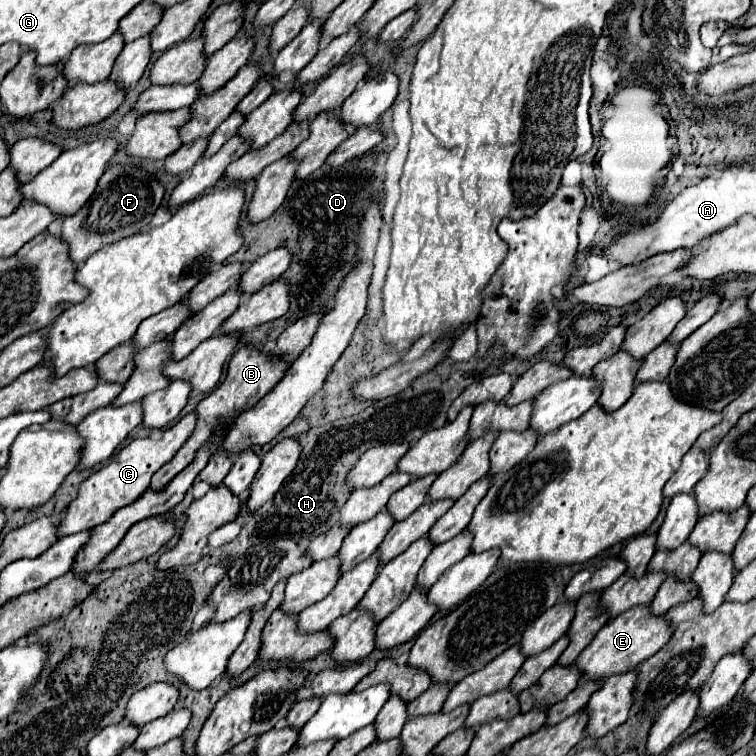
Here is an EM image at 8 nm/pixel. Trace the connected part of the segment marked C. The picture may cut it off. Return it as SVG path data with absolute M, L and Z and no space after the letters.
M188 414L184 416L178 424L174 424L172 428L164 430L160 436L156 438L136 438L132 440L126 448L122 448L108 464L104 464L100 470L96 470L94 474L90 474L78 488L78 496L68 504L64 516L58 522L58 530L56 536L68 536L68 534L78 534L84 530L90 530L98 524L108 522L108 518L112 518L112 514L128 504L132 504L140 494L144 494L144 490L148 490L150 486L150 478L152 474L162 468L176 452L178 448L188 440L188 436L192 434L196 426L196 414Z

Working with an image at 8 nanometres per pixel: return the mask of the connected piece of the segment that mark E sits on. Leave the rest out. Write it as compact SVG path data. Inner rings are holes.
M648 604L646 606L632 606L630 610L614 616L606 626L602 626L598 630L594 640L576 658L576 666L588 678L608 678L614 674L628 672L630 668L636 668L646 658L654 656L656 650L660 650L670 640L672 630L674 628L666 620L666 616L652 618L652 614L648 614Z

